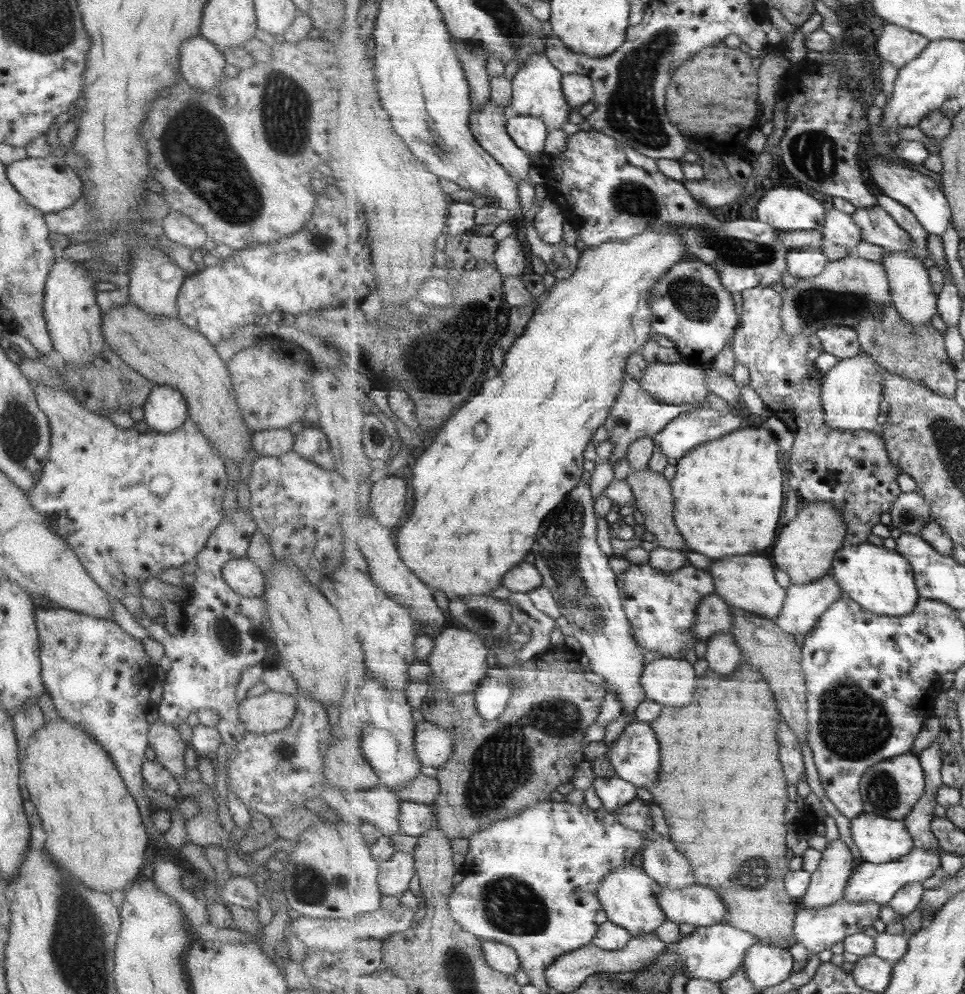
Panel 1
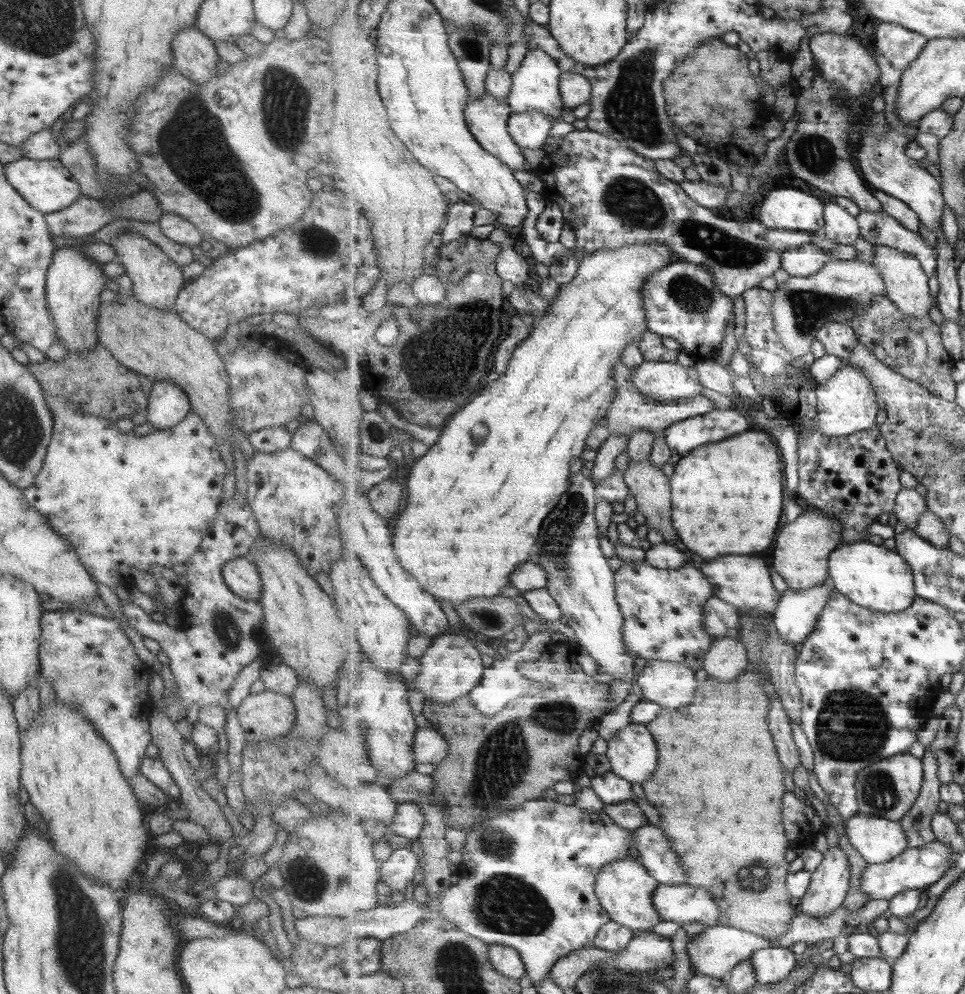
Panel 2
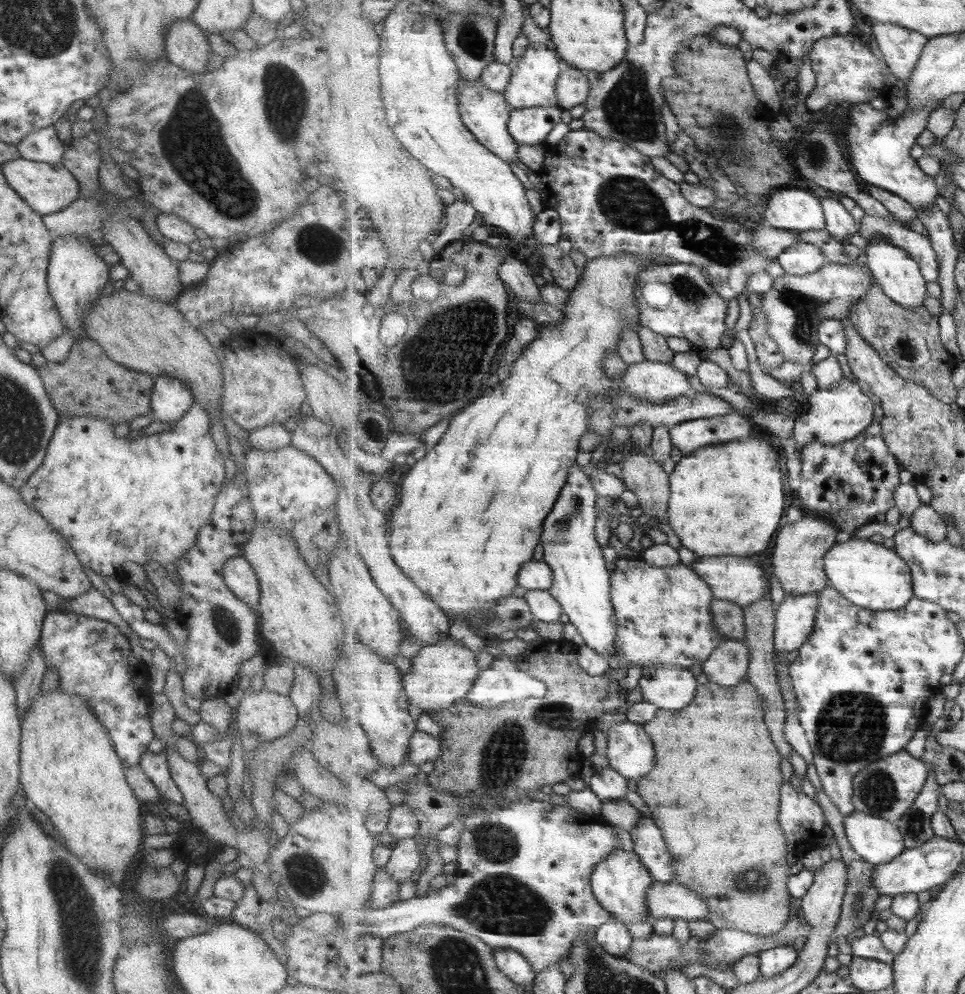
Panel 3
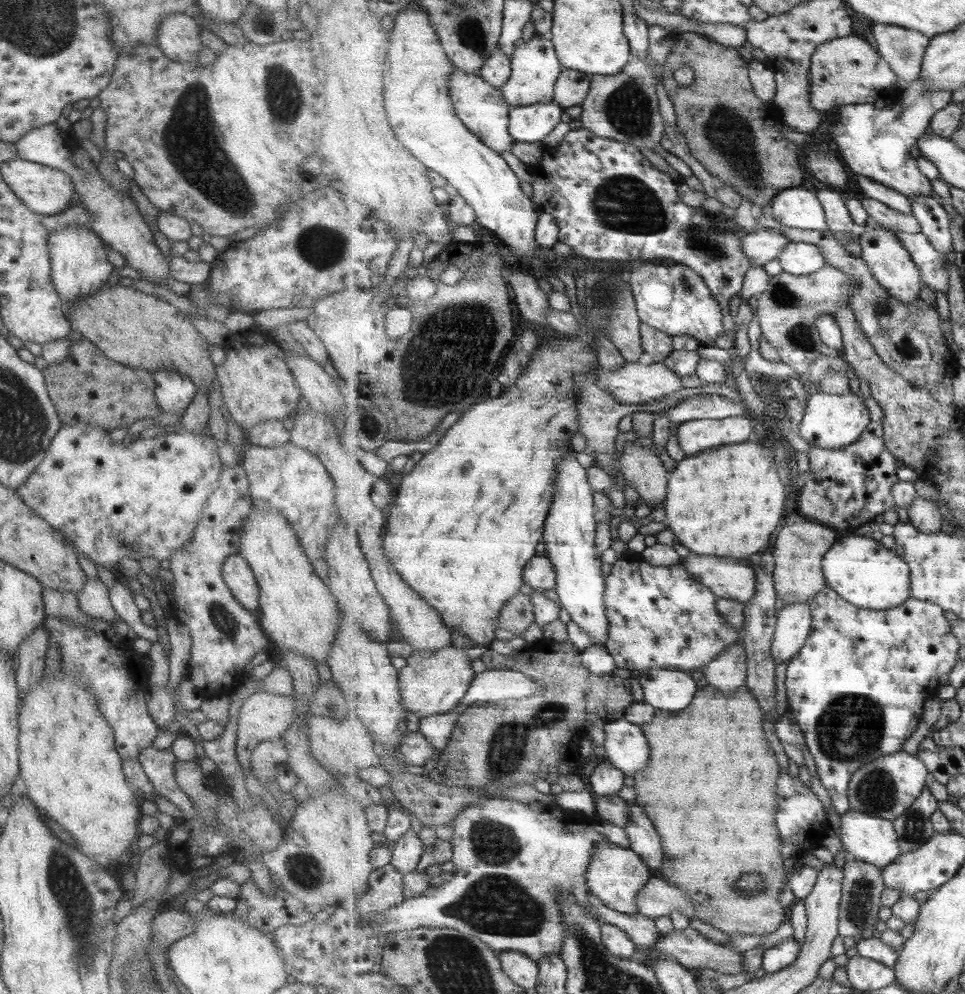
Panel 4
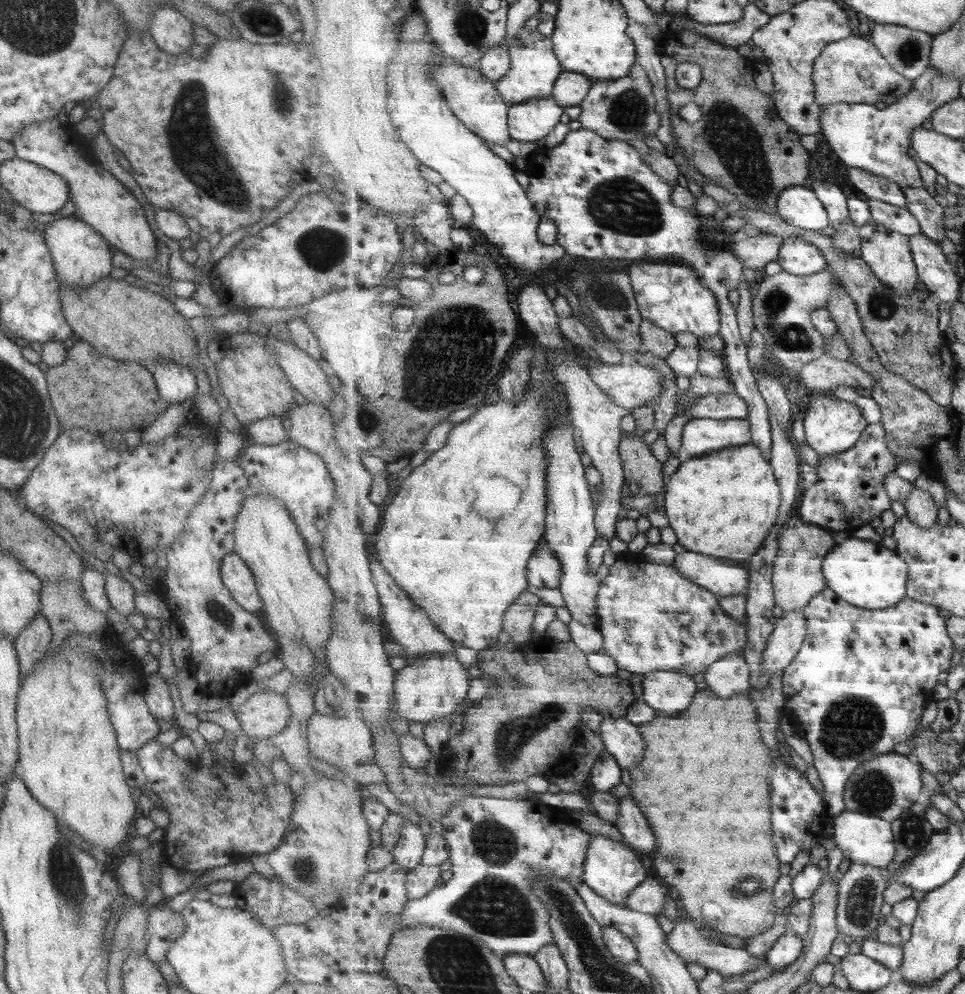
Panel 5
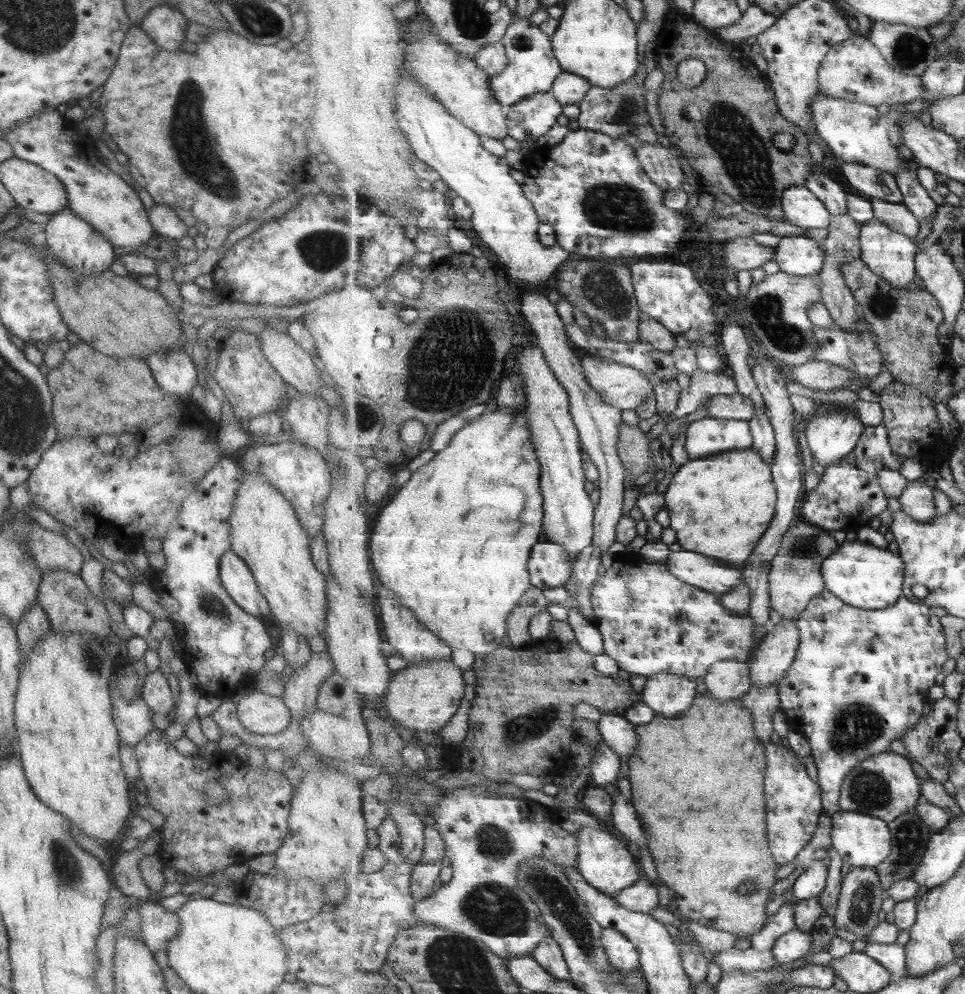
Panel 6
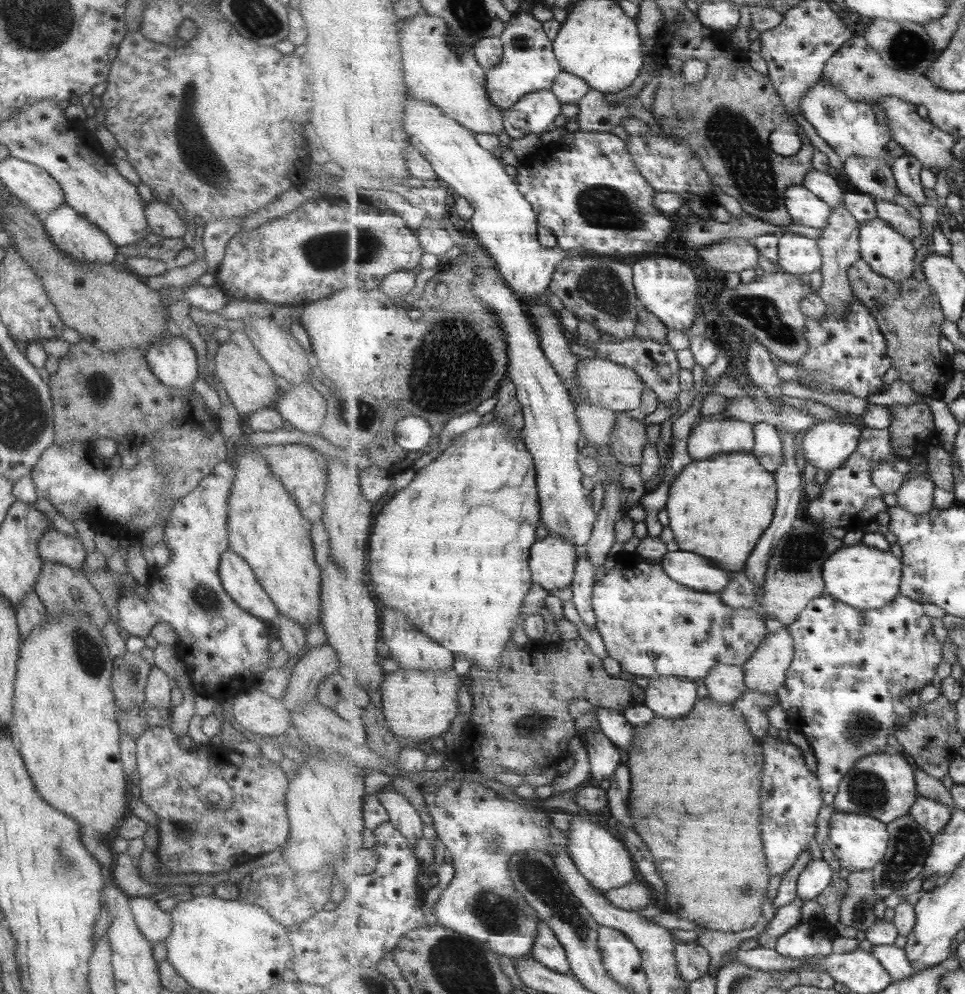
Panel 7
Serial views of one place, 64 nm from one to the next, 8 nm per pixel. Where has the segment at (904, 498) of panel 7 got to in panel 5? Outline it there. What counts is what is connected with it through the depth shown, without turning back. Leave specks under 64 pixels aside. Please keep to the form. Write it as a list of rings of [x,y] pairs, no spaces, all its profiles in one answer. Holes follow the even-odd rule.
[[[914,487],[904,506],[908,518],[919,527],[931,529],[939,523],[939,505],[927,491]]]

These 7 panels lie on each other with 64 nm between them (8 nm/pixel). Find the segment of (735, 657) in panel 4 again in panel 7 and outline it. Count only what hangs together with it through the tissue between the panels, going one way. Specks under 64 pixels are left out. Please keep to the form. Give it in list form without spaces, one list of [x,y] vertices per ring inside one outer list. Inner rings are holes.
[[[719,664],[703,679],[709,696],[720,703],[734,703],[749,688],[745,680],[743,665]]]

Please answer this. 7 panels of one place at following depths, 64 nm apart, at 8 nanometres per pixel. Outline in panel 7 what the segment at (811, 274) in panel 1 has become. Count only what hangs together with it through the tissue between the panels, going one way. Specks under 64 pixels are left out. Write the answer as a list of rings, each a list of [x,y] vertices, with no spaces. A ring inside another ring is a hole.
[[[789,232],[778,237],[778,266],[785,273],[801,276],[822,270],[824,258],[818,239]]]

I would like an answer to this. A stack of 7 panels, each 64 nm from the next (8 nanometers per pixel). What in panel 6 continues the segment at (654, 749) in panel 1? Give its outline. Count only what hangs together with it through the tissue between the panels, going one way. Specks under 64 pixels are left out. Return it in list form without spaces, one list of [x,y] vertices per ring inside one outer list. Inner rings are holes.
[[[603,714],[598,723],[601,738],[621,757],[630,762],[638,749],[636,725],[625,716]]]

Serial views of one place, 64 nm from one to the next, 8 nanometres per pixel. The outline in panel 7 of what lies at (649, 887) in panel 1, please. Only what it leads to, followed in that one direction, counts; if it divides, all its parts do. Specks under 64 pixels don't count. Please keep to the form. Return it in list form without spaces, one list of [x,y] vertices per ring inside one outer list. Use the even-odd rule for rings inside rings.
[[[580,817],[571,821],[568,835],[570,836],[569,854],[571,858],[574,859],[574,863],[582,871],[583,876],[588,878],[596,889],[605,893],[608,890],[623,888],[635,881],[633,856],[625,847],[625,843],[615,838],[609,830]]]

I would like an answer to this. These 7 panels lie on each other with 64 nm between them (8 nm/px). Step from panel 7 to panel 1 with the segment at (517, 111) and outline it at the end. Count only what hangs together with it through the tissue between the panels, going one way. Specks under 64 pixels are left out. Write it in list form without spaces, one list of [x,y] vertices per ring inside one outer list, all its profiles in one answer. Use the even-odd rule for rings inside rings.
[[[511,114],[508,119],[508,133],[528,154],[537,154],[546,149],[549,130],[545,122],[530,115]]]

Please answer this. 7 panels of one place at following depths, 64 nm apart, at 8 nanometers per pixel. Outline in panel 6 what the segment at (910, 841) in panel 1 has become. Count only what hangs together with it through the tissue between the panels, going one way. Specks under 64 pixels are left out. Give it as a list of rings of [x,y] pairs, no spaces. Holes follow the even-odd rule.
[[[839,811],[831,816],[832,846],[843,856],[847,869],[882,865],[892,855],[894,835],[882,818],[851,811]]]

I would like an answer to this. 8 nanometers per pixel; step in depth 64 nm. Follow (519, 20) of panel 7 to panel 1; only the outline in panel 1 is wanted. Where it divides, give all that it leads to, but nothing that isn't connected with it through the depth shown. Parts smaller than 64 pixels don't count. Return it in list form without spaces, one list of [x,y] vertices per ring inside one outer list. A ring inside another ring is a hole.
[[[535,54],[523,67],[519,68],[512,80],[513,103],[511,114],[530,115],[541,119],[546,123],[549,131],[560,129],[569,122],[569,116],[576,109],[570,106],[564,94],[562,84],[563,72],[551,63],[551,60],[543,54]]]

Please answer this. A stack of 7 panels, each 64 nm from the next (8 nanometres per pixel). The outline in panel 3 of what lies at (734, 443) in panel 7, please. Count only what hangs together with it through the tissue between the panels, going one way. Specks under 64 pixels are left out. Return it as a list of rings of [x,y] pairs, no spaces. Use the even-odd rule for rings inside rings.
[[[733,411],[729,414],[714,416],[713,418],[698,418],[697,420],[676,424],[670,428],[670,435],[672,445],[676,446],[683,456],[689,456],[707,445],[738,441],[739,439],[751,436],[754,433],[752,431],[753,427],[754,423],[748,416],[738,411]]]

